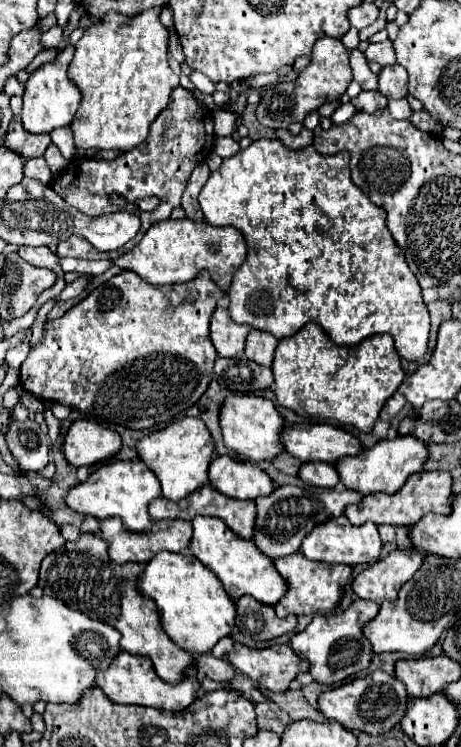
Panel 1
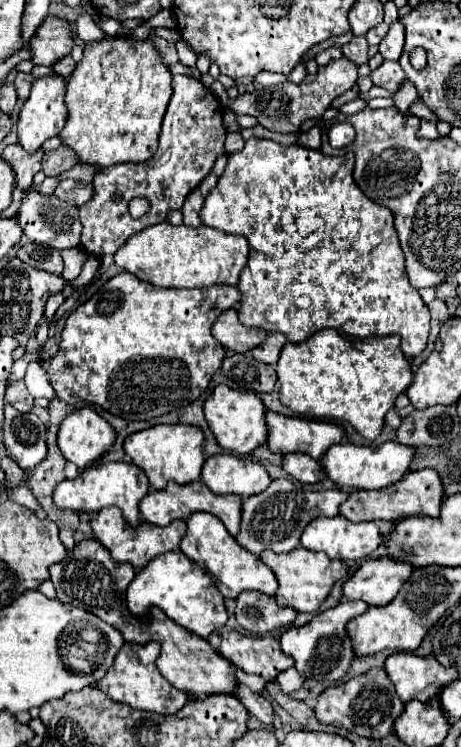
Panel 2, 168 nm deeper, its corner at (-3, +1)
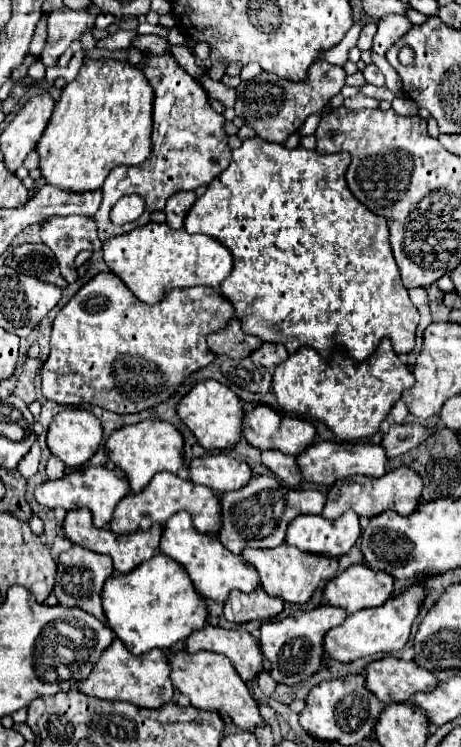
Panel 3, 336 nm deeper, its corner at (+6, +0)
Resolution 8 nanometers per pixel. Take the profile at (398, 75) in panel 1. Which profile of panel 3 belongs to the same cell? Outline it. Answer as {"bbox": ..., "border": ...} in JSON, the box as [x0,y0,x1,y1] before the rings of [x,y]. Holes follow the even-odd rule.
{"bbox":[363,64,385,86],"border":[[[367,64],[367,68],[363,70],[363,76],[373,86],[385,86],[385,76],[383,76],[383,72],[375,64]]]}

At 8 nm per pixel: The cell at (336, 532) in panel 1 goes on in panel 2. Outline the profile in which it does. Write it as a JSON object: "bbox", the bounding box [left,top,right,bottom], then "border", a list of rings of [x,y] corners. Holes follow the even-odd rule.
{"bbox":[300,515,382,561],"border":[[[340,515],[336,517],[318,517],[314,523],[308,523],[306,531],[302,533],[300,545],[310,551],[324,551],[330,555],[330,559],[342,559],[342,561],[364,561],[370,557],[372,551],[382,543],[382,535],[378,533],[378,527],[372,521],[352,523]]]}

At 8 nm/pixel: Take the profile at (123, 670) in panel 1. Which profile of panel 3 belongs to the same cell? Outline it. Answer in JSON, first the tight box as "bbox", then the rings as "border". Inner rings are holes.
{"bbox":[79,638,173,710],"border":[[[115,638],[107,652],[101,656],[101,660],[97,660],[91,674],[83,682],[79,682],[79,690],[99,700],[125,700],[151,710],[161,708],[173,698],[173,686],[169,680],[169,664],[165,660],[165,652],[149,650],[145,654],[135,656],[119,638]]]}

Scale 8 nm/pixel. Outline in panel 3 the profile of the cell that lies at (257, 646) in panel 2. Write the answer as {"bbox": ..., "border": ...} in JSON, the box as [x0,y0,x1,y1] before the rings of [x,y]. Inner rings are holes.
{"bbox":[185,624,271,682],"border":[[[207,624],[203,630],[197,630],[187,638],[185,648],[189,652],[209,650],[225,654],[245,682],[255,680],[259,672],[271,670],[269,660],[259,648],[259,642],[245,630],[225,630]]]}

